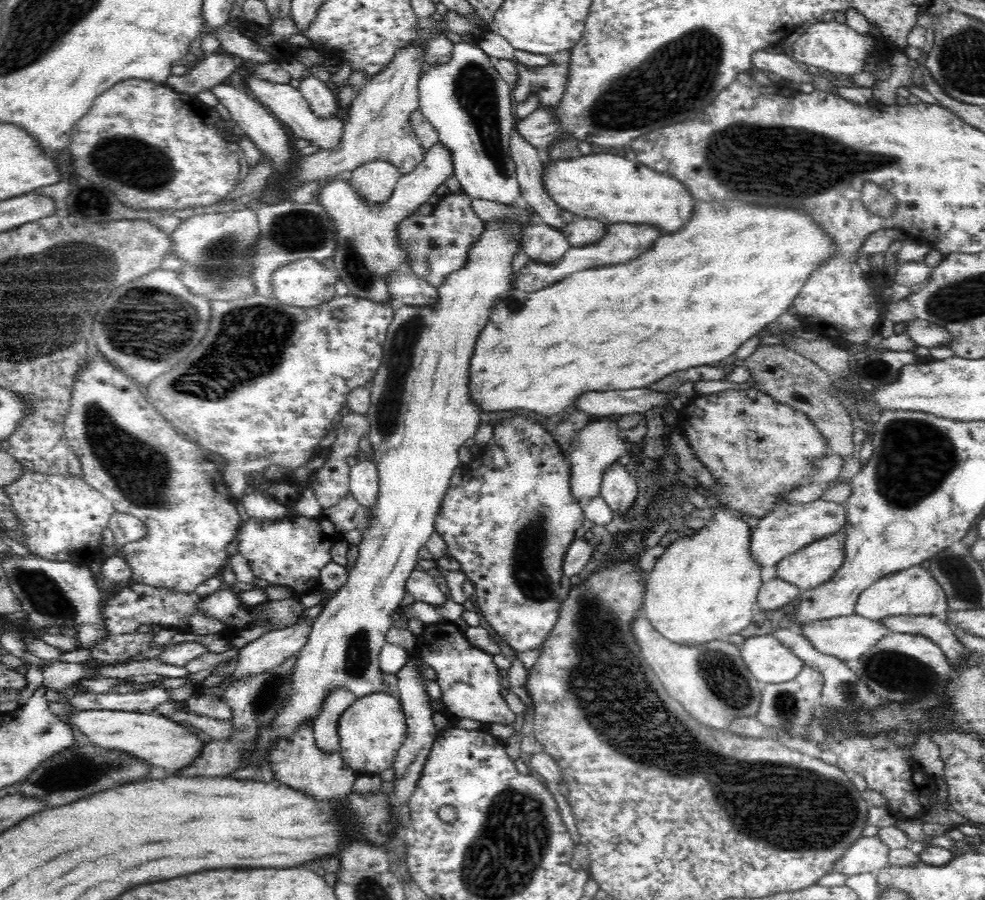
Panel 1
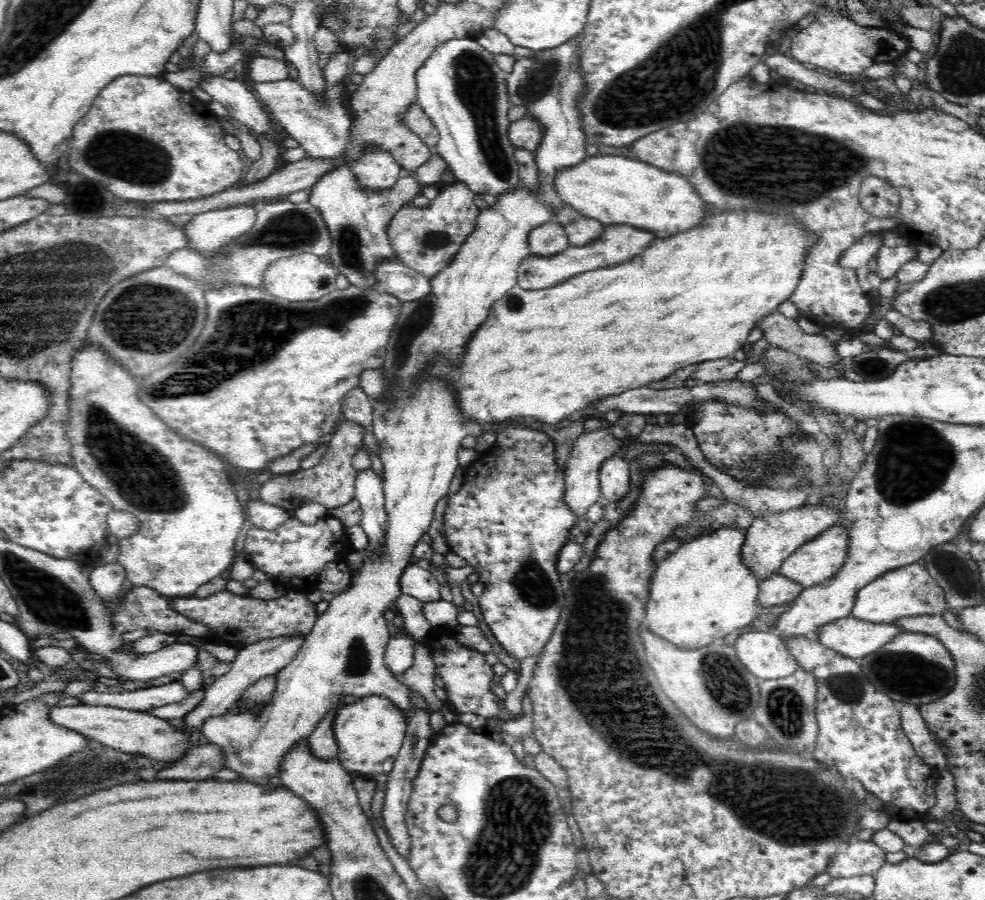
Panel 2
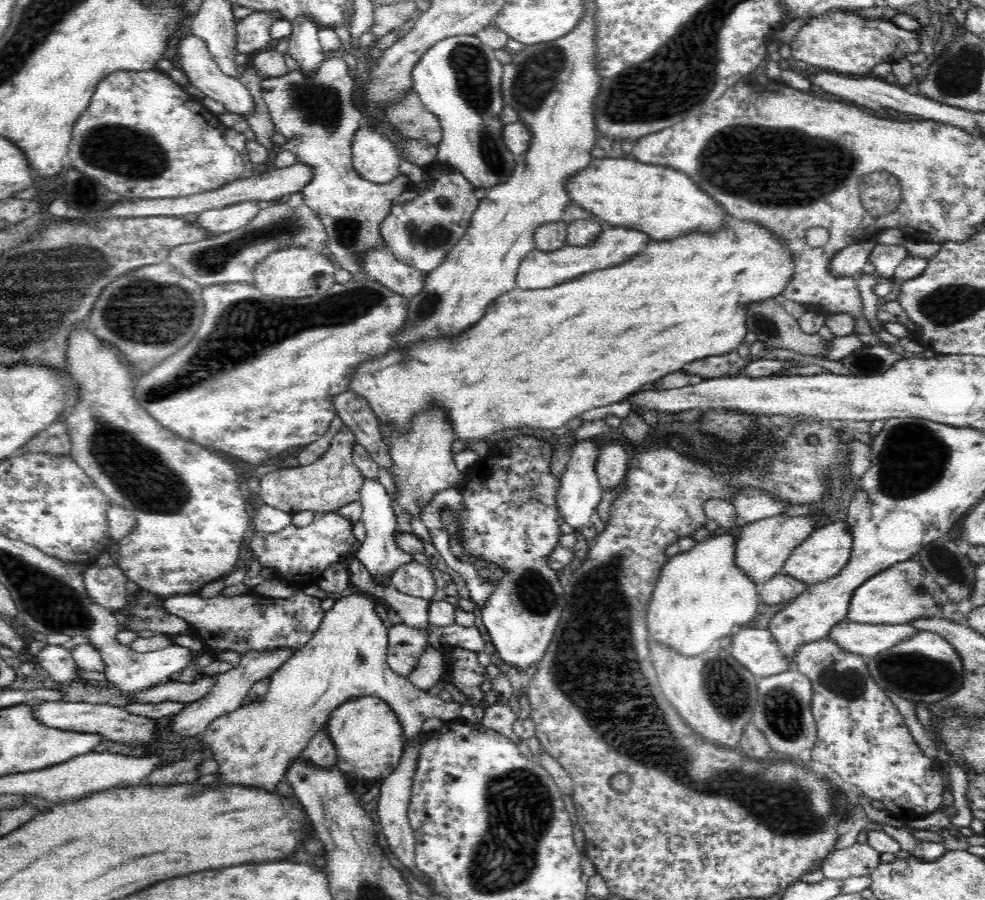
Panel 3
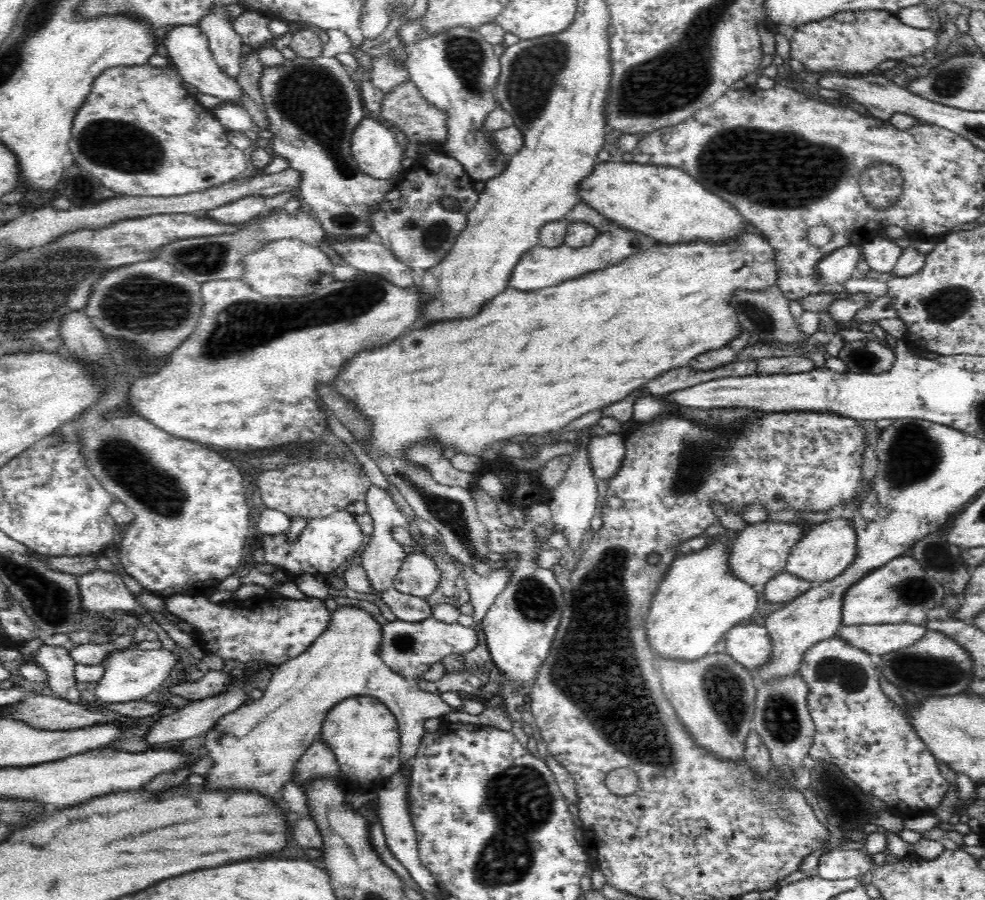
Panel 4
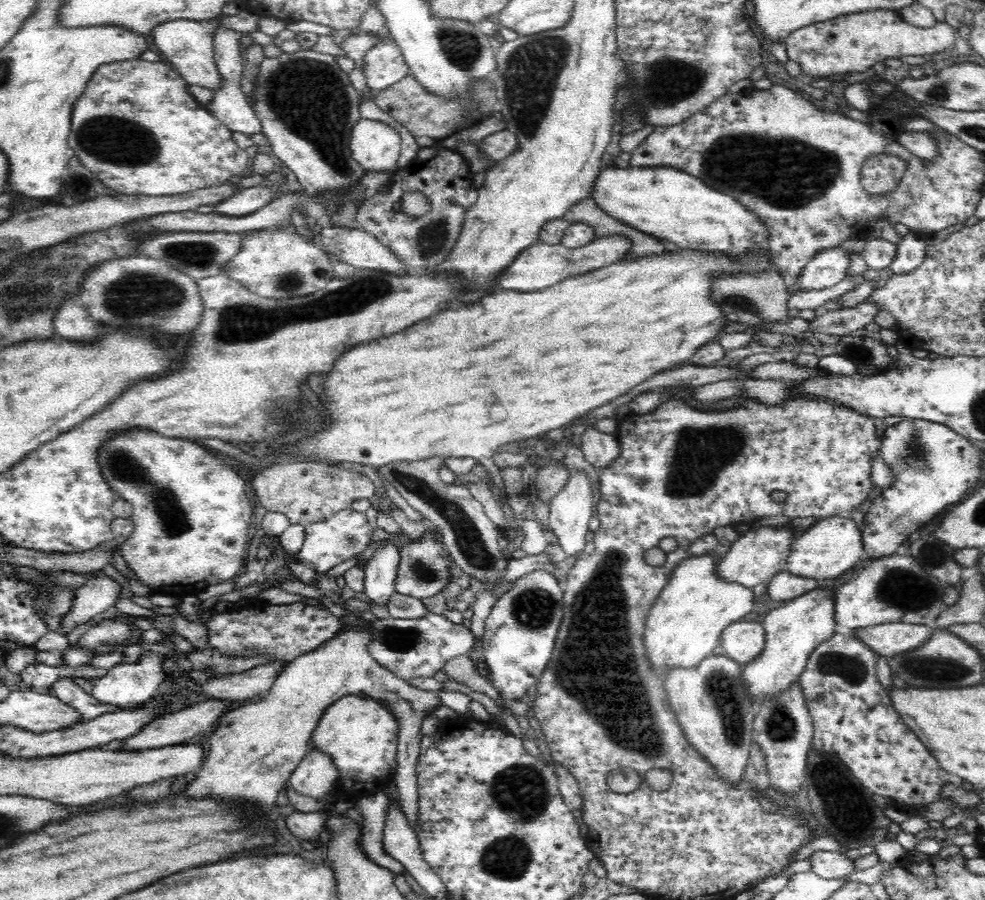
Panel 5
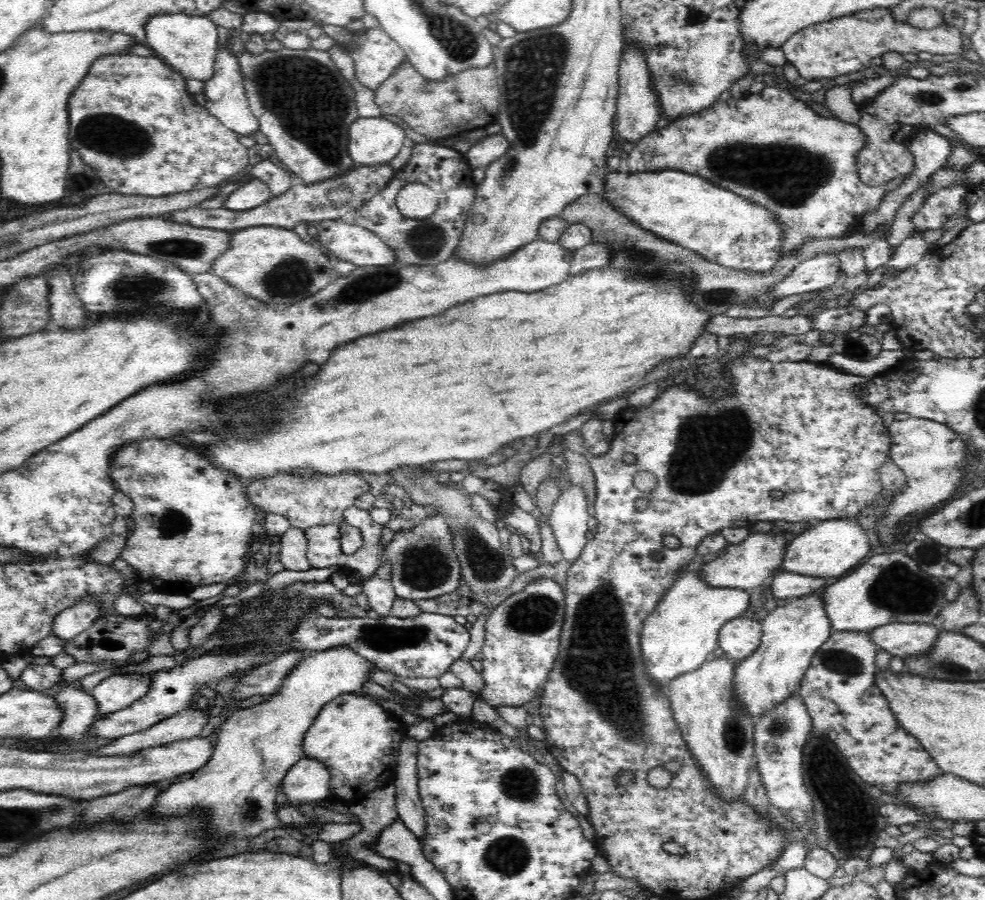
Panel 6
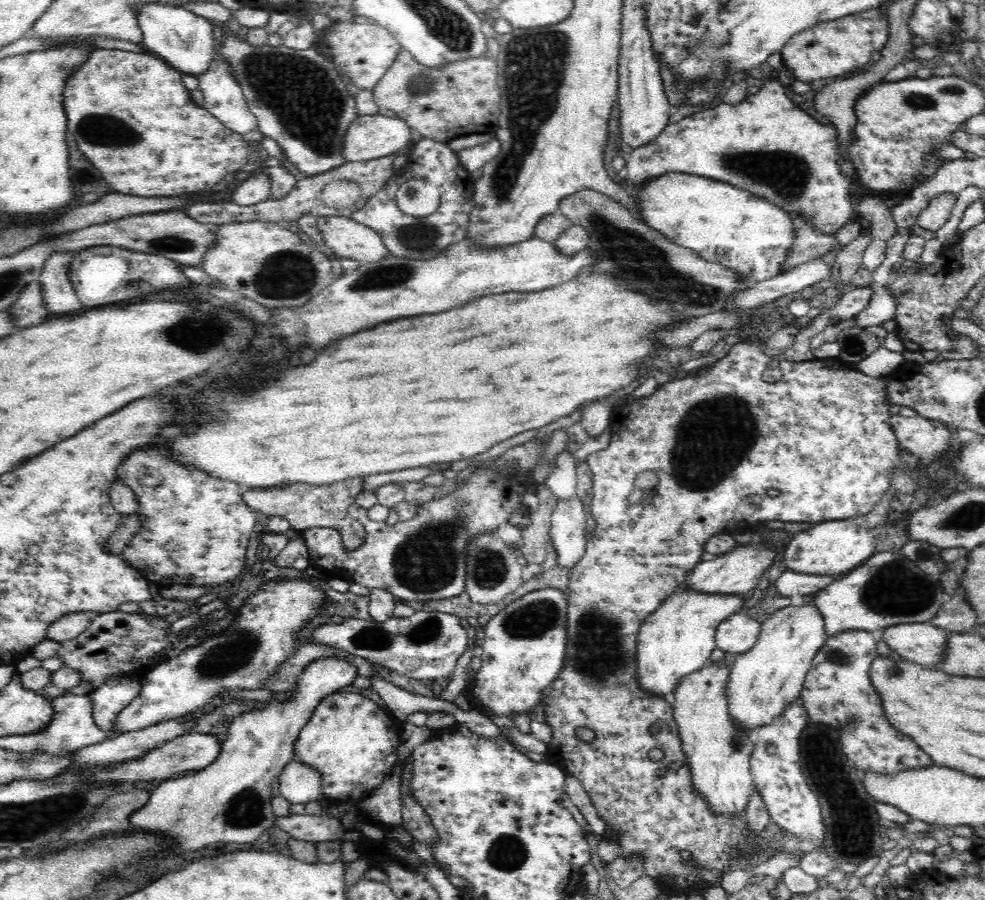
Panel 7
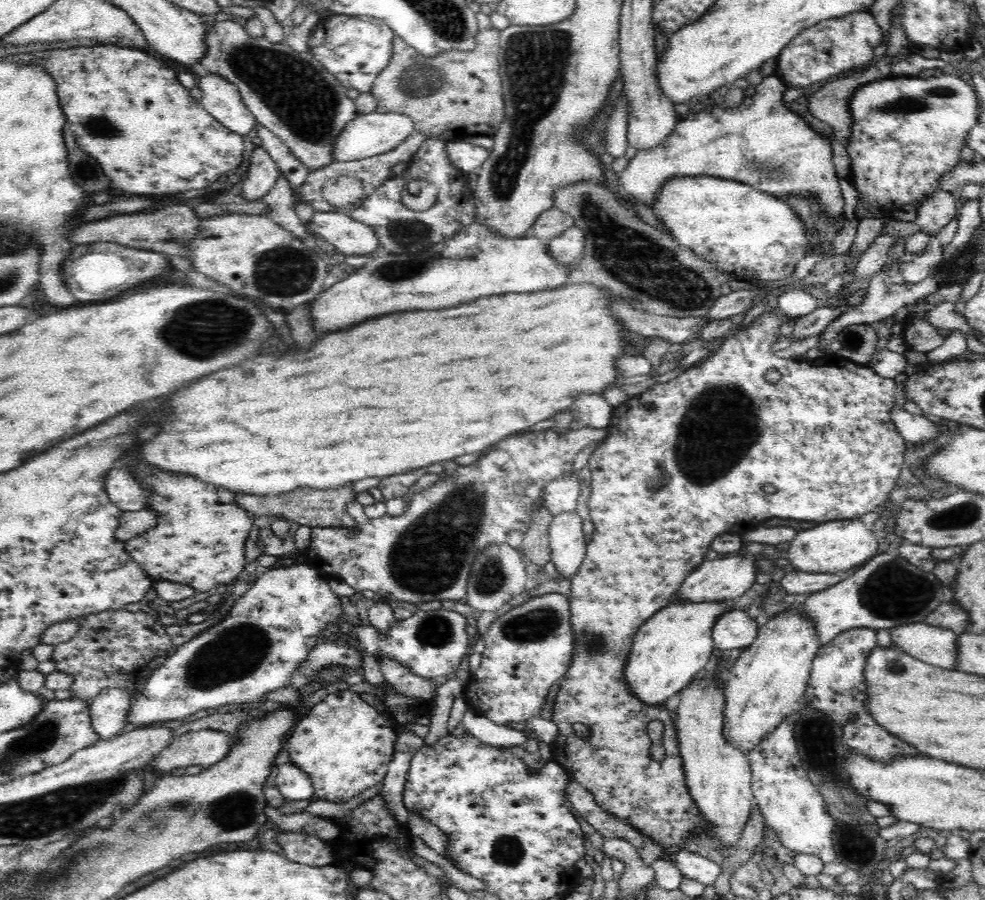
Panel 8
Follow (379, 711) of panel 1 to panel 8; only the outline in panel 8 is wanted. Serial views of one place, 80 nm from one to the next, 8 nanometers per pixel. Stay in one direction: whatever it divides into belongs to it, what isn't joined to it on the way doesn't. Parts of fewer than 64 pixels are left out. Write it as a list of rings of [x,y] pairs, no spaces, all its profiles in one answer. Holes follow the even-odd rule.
[[[348,689],[336,691],[315,704],[289,734],[289,762],[300,767],[310,777],[316,798],[328,802],[348,802],[354,796],[362,794],[366,788],[372,788],[385,779],[398,732],[396,723],[385,719],[376,708],[363,701],[360,694]]]

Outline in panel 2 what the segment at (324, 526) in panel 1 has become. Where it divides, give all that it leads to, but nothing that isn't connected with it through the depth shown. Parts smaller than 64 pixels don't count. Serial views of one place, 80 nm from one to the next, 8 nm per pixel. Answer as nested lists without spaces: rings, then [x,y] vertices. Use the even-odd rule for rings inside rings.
[[[329,515],[310,524],[292,517],[276,530],[248,525],[243,532],[240,548],[249,554],[249,561],[262,570],[269,580],[287,587],[305,586],[307,578],[318,577],[324,566],[341,559],[341,555],[349,550],[345,529],[342,521]]]

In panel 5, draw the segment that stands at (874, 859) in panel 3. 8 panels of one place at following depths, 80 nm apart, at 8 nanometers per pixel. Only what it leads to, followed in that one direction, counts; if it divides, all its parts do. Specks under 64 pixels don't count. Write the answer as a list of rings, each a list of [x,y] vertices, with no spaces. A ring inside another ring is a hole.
[[[818,850],[810,858],[811,871],[826,880],[842,878],[846,874],[853,873],[856,870],[854,864],[856,860],[849,860],[840,852],[826,852],[826,850]]]

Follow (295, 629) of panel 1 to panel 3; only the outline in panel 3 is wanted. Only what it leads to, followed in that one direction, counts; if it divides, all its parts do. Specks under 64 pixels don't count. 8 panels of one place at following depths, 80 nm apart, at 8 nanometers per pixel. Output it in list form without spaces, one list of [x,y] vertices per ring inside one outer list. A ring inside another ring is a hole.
[[[280,648],[280,650],[274,650],[274,652],[258,652],[257,650],[250,650],[246,654],[242,654],[239,665],[234,667],[228,672],[219,674],[214,682],[214,686],[208,690],[208,694],[195,700],[191,703],[186,703],[185,707],[175,714],[168,724],[168,730],[170,734],[180,737],[193,737],[195,735],[201,736],[208,724],[219,716],[228,714],[238,710],[243,706],[250,688],[255,682],[262,680],[267,676],[270,676],[277,668],[280,668],[284,662],[286,662],[294,652],[291,648]]]

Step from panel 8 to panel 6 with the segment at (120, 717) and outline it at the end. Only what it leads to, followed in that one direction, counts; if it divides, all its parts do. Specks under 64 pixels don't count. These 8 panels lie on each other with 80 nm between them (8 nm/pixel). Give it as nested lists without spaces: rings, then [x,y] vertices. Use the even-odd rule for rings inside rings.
[[[112,671],[100,681],[91,695],[98,703],[97,718],[122,710],[148,692],[151,674],[121,673]]]

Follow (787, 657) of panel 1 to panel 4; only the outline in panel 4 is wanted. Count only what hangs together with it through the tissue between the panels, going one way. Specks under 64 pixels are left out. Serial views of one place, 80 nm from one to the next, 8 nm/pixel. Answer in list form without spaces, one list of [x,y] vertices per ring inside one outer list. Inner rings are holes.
[[[740,623],[726,632],[725,639],[725,653],[750,670],[764,666],[772,652],[772,641],[764,624]]]

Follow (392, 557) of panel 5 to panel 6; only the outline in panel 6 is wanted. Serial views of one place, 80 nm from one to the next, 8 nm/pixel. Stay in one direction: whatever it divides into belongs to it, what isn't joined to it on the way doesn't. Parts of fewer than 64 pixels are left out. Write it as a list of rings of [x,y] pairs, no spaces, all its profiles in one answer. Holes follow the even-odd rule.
[[[384,562],[384,564],[380,564],[378,572],[376,572],[372,578],[362,581],[361,584],[363,592],[369,600],[370,608],[382,617],[390,614],[390,609],[397,596],[390,584],[390,579],[391,566]]]

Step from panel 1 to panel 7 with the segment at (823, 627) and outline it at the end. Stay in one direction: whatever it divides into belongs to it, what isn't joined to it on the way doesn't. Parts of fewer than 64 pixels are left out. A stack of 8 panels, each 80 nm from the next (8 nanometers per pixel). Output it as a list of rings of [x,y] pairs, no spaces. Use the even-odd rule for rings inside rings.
[[[929,622],[886,627],[878,635],[902,659],[930,668],[944,662],[949,633]]]

